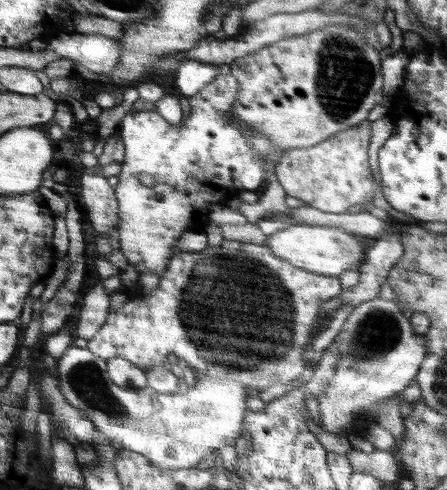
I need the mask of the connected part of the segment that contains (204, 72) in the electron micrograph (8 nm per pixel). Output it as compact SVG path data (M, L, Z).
M186 60L176 71L176 86L181 94L192 97L206 84L214 81L220 74L221 67L194 60Z

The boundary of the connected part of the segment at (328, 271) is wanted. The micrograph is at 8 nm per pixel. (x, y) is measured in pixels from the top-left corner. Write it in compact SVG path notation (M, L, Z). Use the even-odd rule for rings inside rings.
M300 223L268 235L268 240L264 244L268 245L277 257L290 261L294 266L308 272L338 277L350 268L359 268L366 258L368 249L366 243L358 240L354 233L341 228Z

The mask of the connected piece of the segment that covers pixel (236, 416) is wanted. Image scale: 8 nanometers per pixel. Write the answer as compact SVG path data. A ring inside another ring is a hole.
M74 343L66 348L53 373L56 378L54 388L57 389L66 402L78 408L82 414L90 416L90 422L101 433L102 437L108 436L113 441L120 442L122 449L143 454L157 467L164 470L175 471L178 469L196 467L203 458L215 459L214 450L221 449L229 444L235 446L240 429L244 424L244 408L246 397L257 396L258 390L242 390L242 384L236 380L220 380L212 376L202 376L195 386L188 386L186 392L160 392L146 386L142 388L122 388L112 383L106 371L107 361L100 356L92 354L86 347L78 348Z

